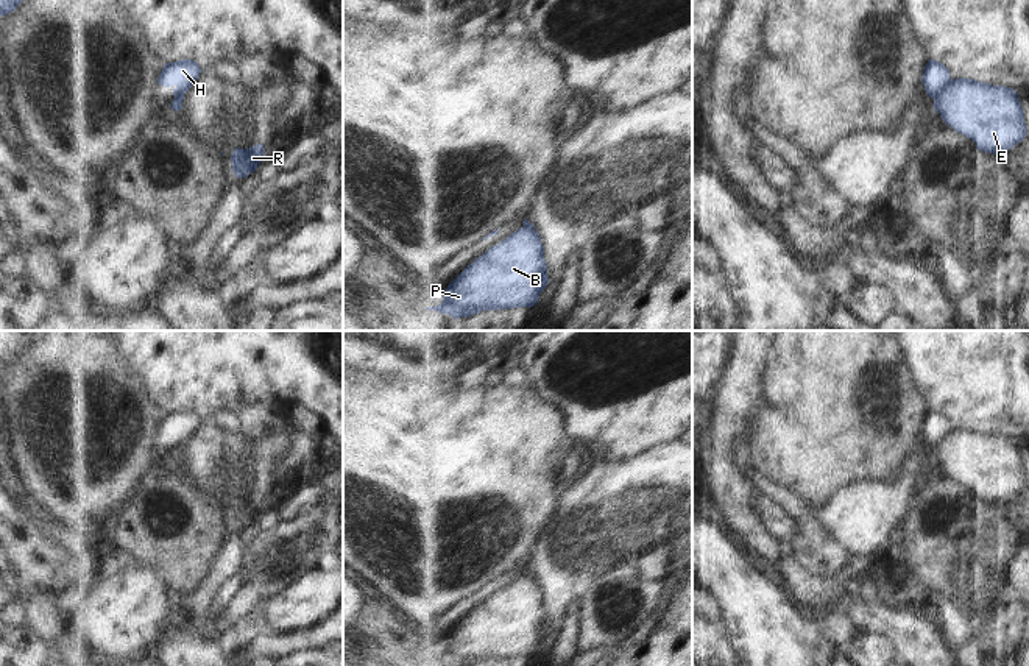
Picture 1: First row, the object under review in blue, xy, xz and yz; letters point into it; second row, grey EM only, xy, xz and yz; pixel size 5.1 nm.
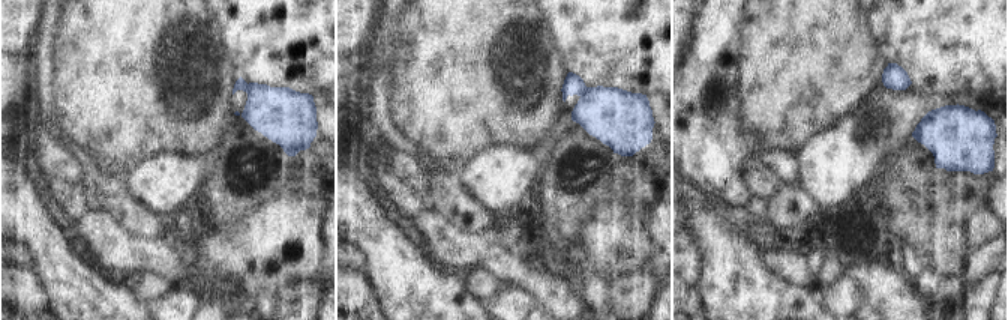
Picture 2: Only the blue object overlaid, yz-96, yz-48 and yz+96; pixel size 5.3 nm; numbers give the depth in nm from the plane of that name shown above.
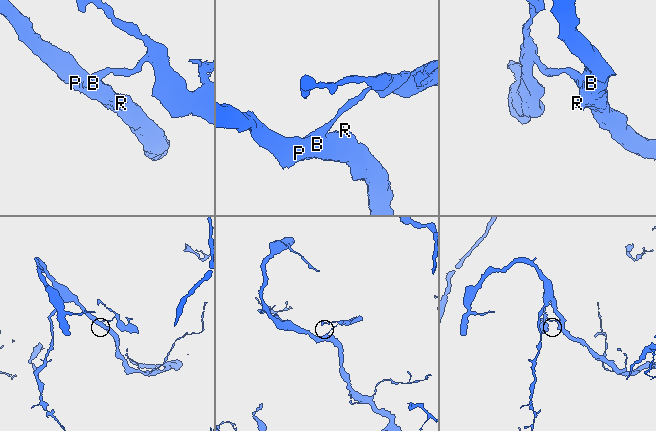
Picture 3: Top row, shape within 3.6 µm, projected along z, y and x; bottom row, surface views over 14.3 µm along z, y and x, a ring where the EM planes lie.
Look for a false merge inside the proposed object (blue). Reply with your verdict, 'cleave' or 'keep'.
cleave

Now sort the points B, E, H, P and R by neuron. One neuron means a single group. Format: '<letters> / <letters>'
B E P R / H

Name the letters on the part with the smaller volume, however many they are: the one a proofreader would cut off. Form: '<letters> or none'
H

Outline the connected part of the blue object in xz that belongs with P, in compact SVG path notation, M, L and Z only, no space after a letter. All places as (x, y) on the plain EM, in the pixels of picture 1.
M527 572L469 613L447 635L443 650L435 657L426 658L451 666L471 666L482 660L533 657L547 633L549 625L541 585L532 572Z

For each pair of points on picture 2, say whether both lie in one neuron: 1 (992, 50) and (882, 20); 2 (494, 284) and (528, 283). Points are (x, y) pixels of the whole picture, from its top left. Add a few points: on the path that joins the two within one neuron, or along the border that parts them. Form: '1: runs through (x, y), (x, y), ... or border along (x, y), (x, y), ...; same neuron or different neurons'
1: runs through (965, 23), (962, 20), (909, 20); same neuron
2: border along (470, 271), (483, 268), (494, 274), (504, 286); different neurons

